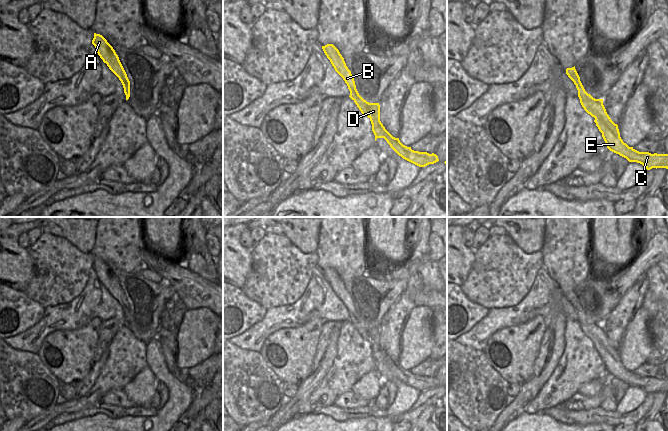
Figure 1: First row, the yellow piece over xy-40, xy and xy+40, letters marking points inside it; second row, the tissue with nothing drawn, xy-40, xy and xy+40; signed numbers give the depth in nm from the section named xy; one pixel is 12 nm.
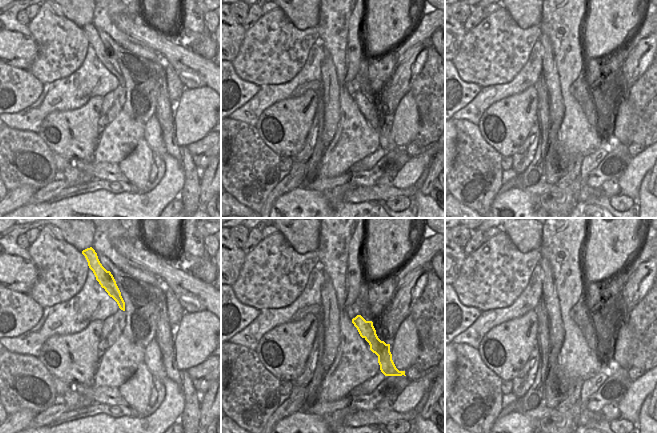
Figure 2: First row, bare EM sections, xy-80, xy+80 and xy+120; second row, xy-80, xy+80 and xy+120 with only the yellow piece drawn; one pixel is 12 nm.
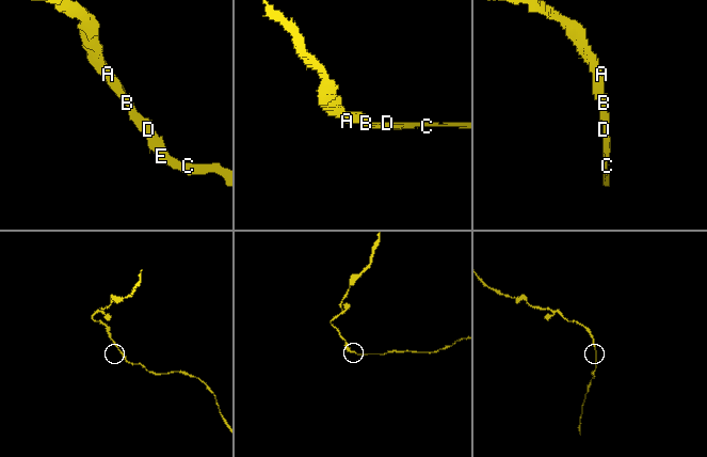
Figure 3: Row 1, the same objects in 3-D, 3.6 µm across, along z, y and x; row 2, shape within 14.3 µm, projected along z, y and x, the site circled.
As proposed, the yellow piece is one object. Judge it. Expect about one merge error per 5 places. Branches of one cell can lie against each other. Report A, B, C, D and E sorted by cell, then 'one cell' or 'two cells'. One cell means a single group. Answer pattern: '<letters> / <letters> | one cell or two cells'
A B C D E | one cell

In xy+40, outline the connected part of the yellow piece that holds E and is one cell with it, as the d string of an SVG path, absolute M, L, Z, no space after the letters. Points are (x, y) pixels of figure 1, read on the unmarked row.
M575 290L567 292L566 298L576 309L582 331L588 338L595 342L594 346L602 357L602 361L610 375L626 382L629 386L642 388L647 394L652 392L668 393L668 378L639 376L623 366L620 361L618 349L611 344L606 336L603 323L595 323L585 315Z

